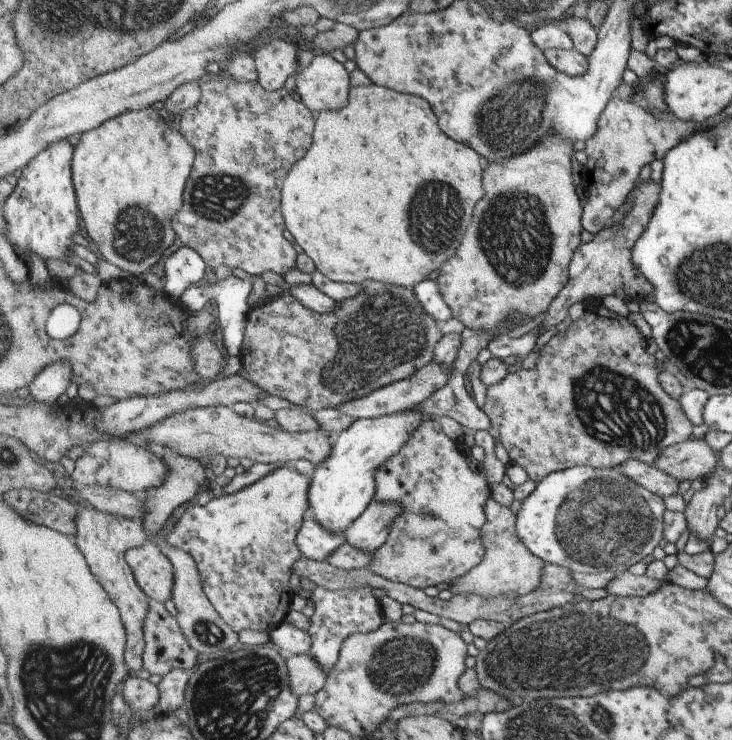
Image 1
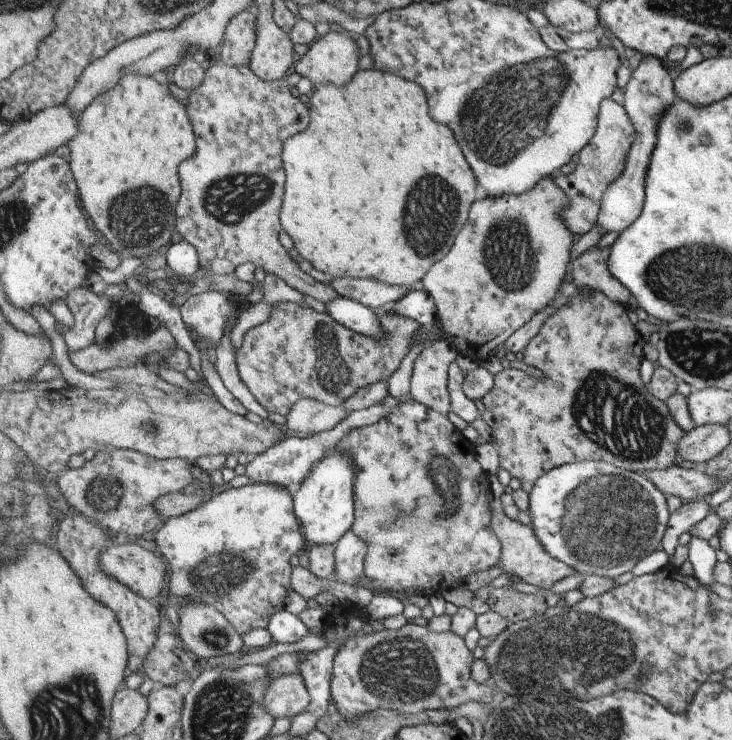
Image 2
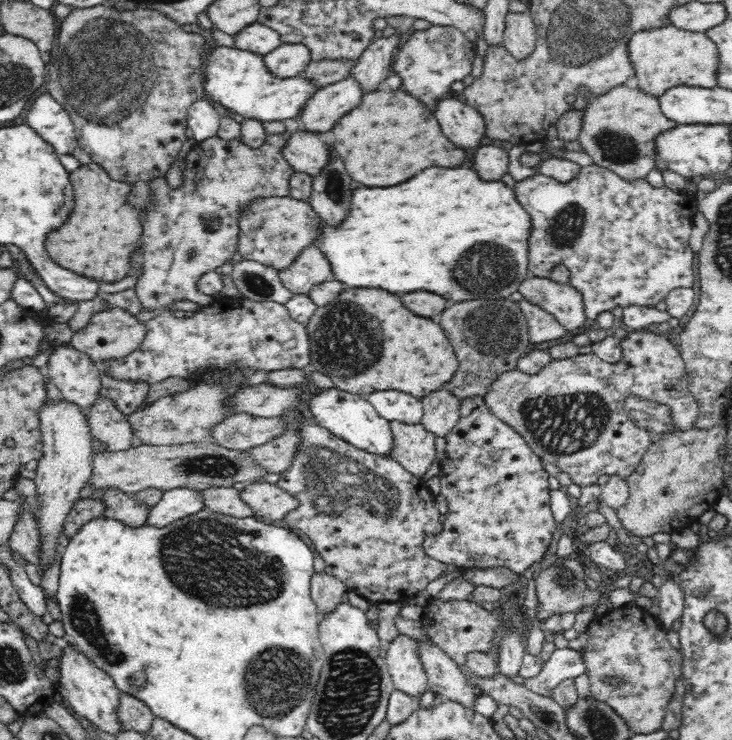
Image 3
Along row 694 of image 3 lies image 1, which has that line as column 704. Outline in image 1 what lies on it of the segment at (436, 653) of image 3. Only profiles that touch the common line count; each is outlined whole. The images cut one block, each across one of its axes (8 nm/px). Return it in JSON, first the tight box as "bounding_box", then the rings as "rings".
{"bounding_box":[654,438,715,482],"rings":[[[703,438],[677,443],[666,448],[654,464],[666,474],[674,476],[679,482],[705,478],[715,466],[713,450],[705,444]]]}

